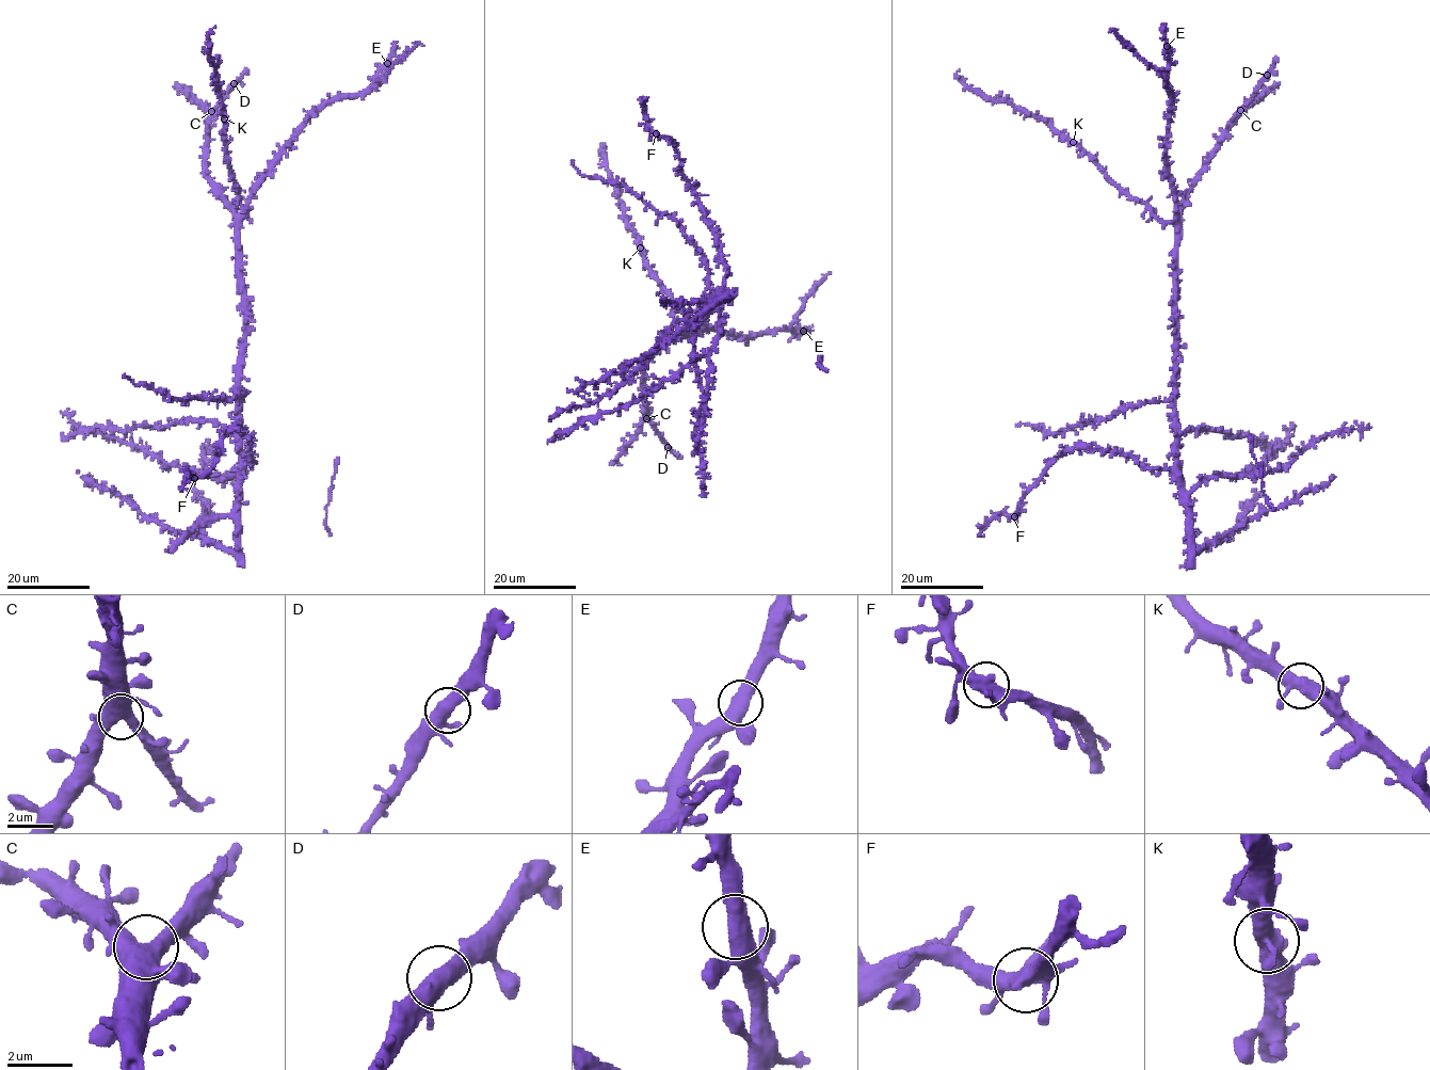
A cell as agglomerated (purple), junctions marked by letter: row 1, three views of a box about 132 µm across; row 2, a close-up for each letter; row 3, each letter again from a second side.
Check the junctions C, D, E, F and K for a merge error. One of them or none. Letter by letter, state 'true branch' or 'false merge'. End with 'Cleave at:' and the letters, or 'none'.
C: true branch
D: true branch
E: true branch
F: true branch
K: true branch
Cleave at: none

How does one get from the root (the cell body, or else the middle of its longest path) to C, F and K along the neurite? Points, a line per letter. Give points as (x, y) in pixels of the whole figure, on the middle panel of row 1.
C: (702, 314), (696, 323), (664, 344), (645, 364), (642, 400), (646, 418)
F: (702, 314), (722, 290), (726, 264), (704, 207), (681, 171), (676, 147), (672, 140), (656, 133)
K: (702, 314), (683, 333), (686, 315), (676, 309), (672, 294), (651, 270), (641, 246)

